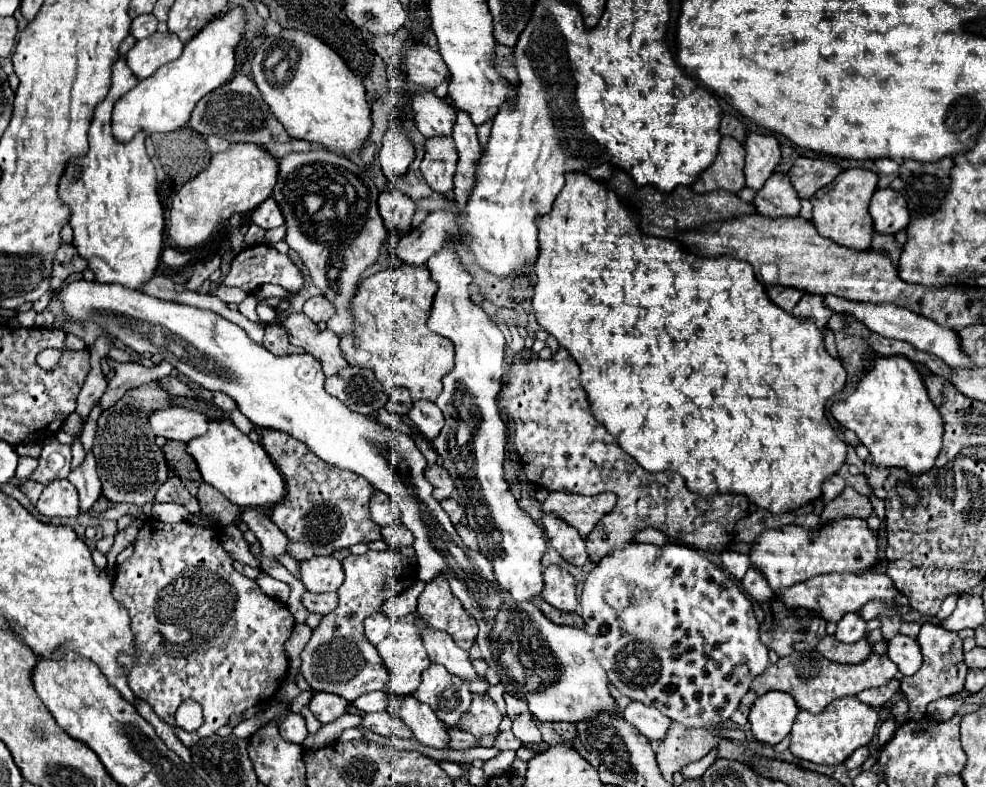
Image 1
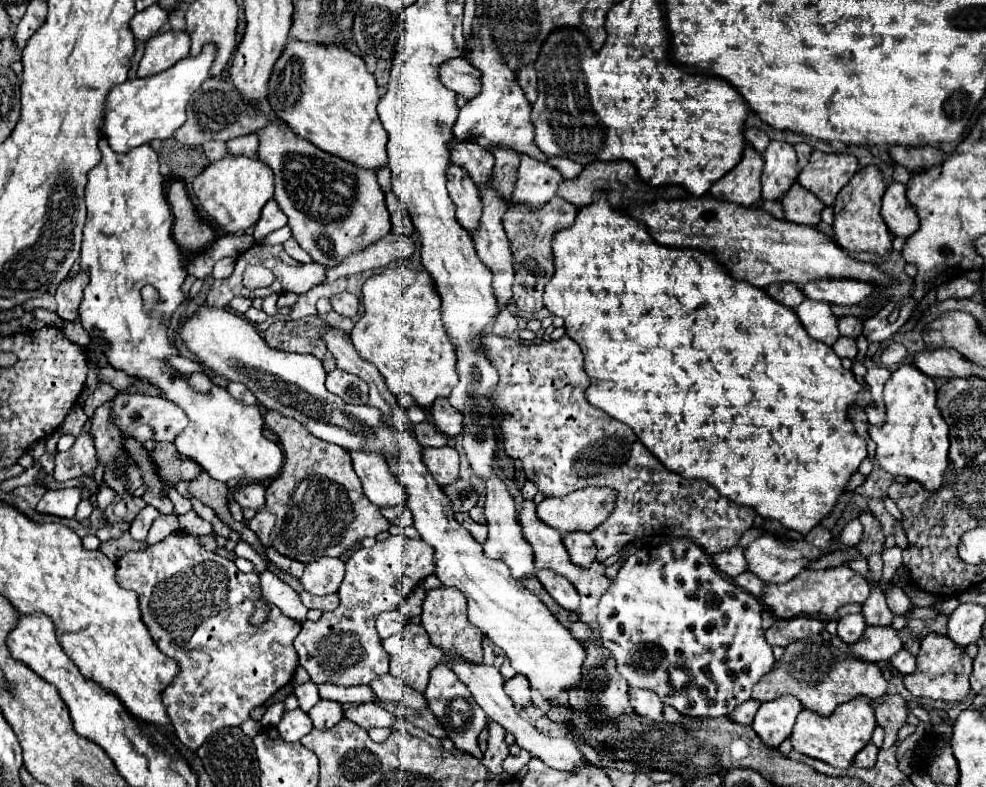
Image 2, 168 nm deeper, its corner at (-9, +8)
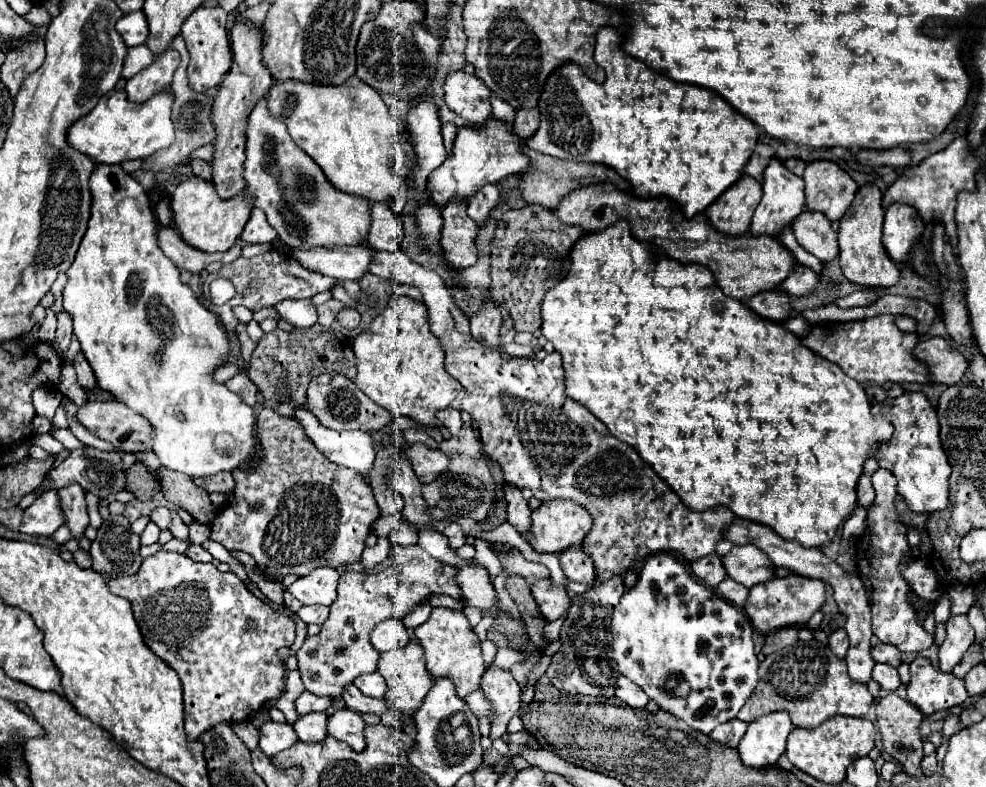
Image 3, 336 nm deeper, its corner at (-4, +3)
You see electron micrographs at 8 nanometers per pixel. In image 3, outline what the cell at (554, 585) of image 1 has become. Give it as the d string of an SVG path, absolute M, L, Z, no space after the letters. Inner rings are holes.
M547 578L537 580L537 582L533 584L531 592L533 592L533 598L535 598L537 604L539 604L539 610L541 610L543 618L549 620L549 622L561 618L561 616L569 610L567 590L565 590L563 586L553 584L553 582L547 580Z

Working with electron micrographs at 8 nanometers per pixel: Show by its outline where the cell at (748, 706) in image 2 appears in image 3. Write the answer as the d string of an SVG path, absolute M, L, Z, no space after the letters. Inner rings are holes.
M733 718L733 720L729 720L729 722L719 724L719 726L717 726L709 736L711 736L713 740L721 742L721 744L727 744L727 746L737 748L737 744L739 744L739 740L743 738L747 726L749 726L749 724L741 722L739 718Z

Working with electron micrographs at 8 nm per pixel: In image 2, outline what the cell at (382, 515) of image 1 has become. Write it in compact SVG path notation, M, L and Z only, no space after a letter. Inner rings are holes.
M348 451L352 467L362 481L364 495L378 507L406 503L406 489L392 475L386 459L374 451Z

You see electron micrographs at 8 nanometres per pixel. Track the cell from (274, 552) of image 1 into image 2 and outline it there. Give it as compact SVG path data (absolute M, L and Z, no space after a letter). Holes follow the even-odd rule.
M262 483L236 485L232 489L232 497L240 503L240 507L250 507L258 511L264 507L264 485Z

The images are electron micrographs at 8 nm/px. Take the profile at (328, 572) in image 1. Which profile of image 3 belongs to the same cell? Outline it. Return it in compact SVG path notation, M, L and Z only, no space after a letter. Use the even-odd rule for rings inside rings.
M329 566L315 568L311 574L297 578L287 592L291 592L301 604L325 604L331 606L337 596L339 572Z

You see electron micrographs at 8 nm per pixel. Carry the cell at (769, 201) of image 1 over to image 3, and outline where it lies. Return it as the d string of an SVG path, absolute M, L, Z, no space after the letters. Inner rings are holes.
M803 210L793 222L791 230L809 254L817 256L821 262L827 262L837 256L837 232L831 230L831 222L821 212Z

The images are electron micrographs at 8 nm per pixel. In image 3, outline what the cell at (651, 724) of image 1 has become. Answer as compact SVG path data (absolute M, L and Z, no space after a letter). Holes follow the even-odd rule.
M619 676L617 678L617 684L615 684L615 696L625 702L627 706L631 706L633 710L643 710L649 702L649 698L645 696L645 692L633 684L631 680L627 680L625 676Z

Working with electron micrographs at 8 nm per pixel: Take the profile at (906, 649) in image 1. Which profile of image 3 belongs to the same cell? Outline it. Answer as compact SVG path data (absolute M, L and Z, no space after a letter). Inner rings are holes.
M875 664L873 678L881 684L883 690L895 690L901 686L901 678L899 678L897 668L893 668L889 664Z

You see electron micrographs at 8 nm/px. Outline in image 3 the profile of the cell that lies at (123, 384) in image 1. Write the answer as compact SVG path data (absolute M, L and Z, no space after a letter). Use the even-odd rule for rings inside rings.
M83 444L83 448L71 450L71 454L67 456L67 460L61 466L51 470L51 480L53 480L53 486L57 490L63 488L65 484L69 484L69 480L77 480L85 488L85 492L91 492L99 498L107 498L111 494L125 490L125 468L123 468L121 460L123 460L123 454L117 450L101 452L93 446Z

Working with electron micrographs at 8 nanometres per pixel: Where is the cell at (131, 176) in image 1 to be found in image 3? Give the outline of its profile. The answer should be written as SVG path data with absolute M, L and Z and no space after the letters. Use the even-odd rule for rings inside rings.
M97 164L93 174L89 176L89 188L91 188L91 218L89 218L89 228L79 244L75 262L71 264L71 268L67 270L69 282L63 290L63 308L73 316L73 334L81 344L81 350L87 358L87 362L91 364L95 376L97 376L97 384L99 388L111 392L119 402L125 402L129 408L133 408L135 412L141 412L145 418L149 418L149 422L155 428L155 438L153 438L153 452L157 454L157 458L161 460L161 464L167 470L177 470L183 472L187 476L193 478L207 478L207 476L215 476L219 472L233 472L239 466L243 466L245 462L249 462L257 450L259 450L259 442L257 442L257 432L255 432L255 416L253 416L253 408L247 406L237 394L233 394L231 390L227 390L223 384L213 382L211 372L227 362L227 352L229 352L229 340L227 340L227 332L219 326L217 316L213 312L209 312L205 306L201 306L201 302L197 300L197 296L193 294L193 290L183 284L179 280L179 270L177 266L163 254L163 250L159 248L159 236L157 236L157 228L159 222L151 210L149 198L143 190L143 186L131 176L127 174L119 164Z

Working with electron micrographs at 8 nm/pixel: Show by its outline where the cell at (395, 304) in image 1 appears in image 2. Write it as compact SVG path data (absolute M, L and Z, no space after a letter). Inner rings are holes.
M399 265L372 275L362 291L366 313L350 331L362 359L378 367L394 395L408 393L422 409L430 409L436 397L448 397L458 383L456 351L442 327L440 299L430 275Z

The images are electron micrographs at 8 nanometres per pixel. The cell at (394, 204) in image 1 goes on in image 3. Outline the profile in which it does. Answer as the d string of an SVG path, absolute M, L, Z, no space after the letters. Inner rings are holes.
M375 202L371 204L371 230L367 236L367 242L373 244L377 250L385 252L397 252L399 244L403 240L403 226L393 214L391 206L385 202Z

